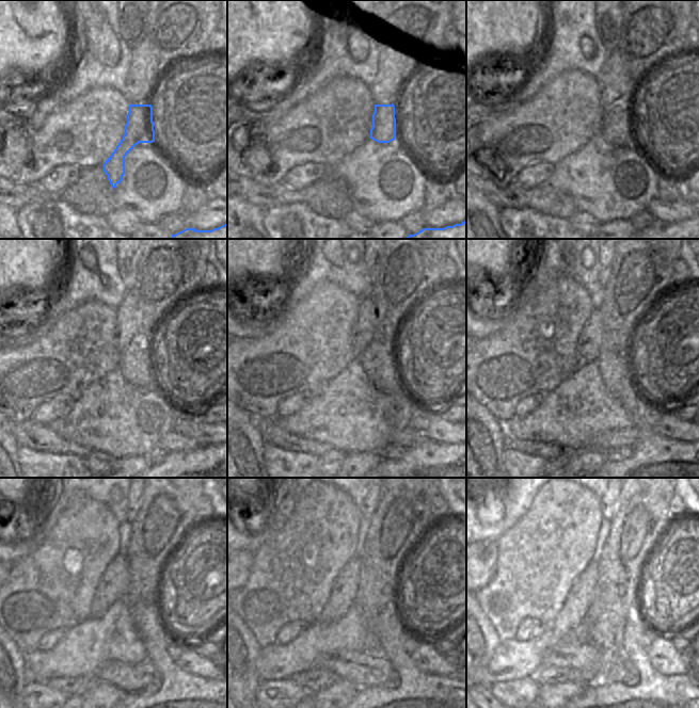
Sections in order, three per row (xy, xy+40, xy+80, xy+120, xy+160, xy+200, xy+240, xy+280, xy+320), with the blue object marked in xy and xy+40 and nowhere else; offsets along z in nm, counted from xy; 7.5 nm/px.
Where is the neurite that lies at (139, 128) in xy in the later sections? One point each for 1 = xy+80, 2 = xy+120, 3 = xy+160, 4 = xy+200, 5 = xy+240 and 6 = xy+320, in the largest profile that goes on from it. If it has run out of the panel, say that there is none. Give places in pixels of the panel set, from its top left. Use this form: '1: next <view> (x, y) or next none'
1: next xy+80 (616, 129)
2: next xy+120 (136, 364)
3: next xy+160 (377, 361)
4: next xy+200 (656, 455)
5: next xy+240 (181, 694)
6: next xy+320 (655, 694)

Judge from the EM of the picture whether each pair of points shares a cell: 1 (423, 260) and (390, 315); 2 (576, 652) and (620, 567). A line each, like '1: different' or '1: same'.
1: same
2: different

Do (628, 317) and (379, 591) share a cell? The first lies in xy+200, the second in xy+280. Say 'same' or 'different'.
same

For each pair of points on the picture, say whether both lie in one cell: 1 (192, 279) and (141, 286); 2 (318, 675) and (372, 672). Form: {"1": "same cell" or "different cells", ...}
{"1": "same cell", "2": "different cells"}

